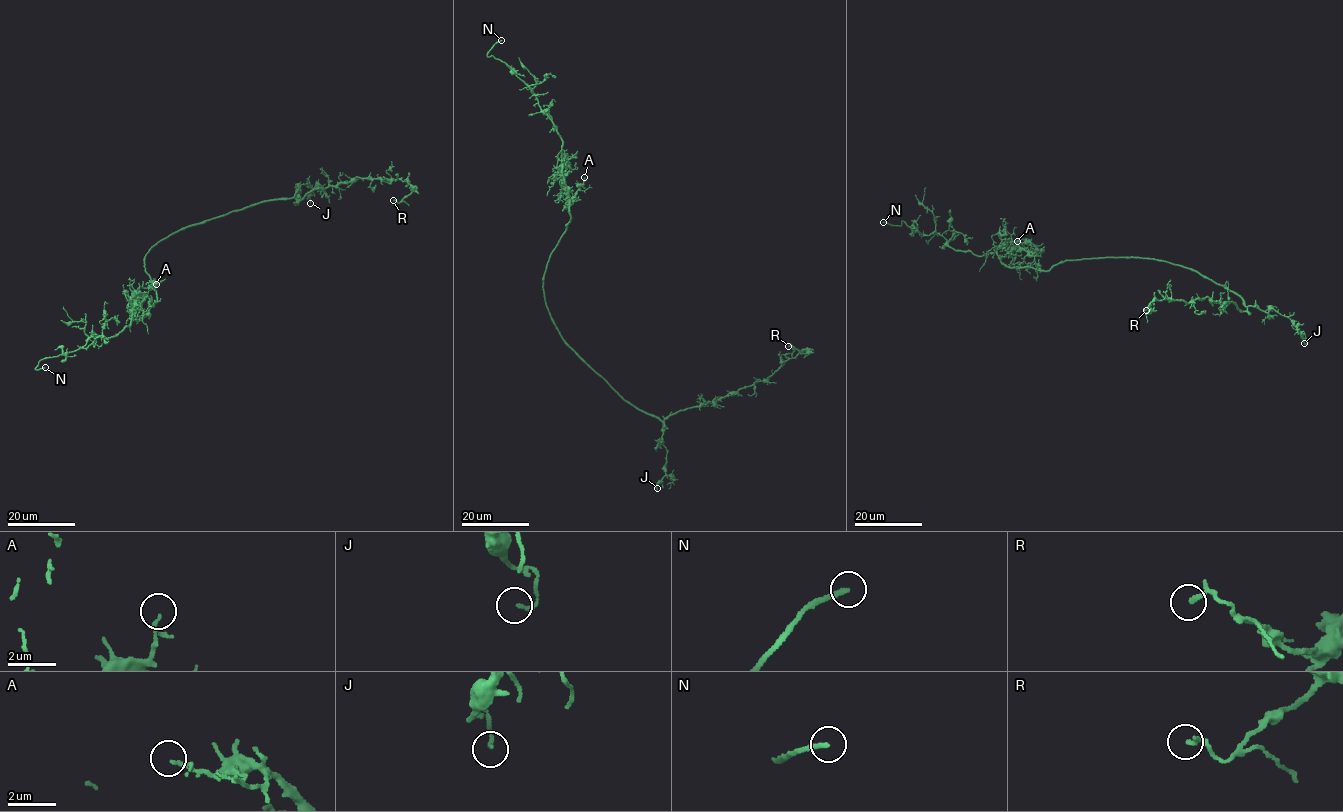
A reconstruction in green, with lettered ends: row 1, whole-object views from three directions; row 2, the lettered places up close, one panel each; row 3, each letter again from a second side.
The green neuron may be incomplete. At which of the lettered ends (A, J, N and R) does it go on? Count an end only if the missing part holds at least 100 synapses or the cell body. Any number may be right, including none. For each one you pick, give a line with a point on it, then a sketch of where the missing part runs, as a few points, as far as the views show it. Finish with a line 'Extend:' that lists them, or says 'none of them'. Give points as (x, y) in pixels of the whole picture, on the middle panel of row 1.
N: (501, 40) | (501, 40), (518, 35), (534, 22), (547, 19), (570, 3)
Extend: N

